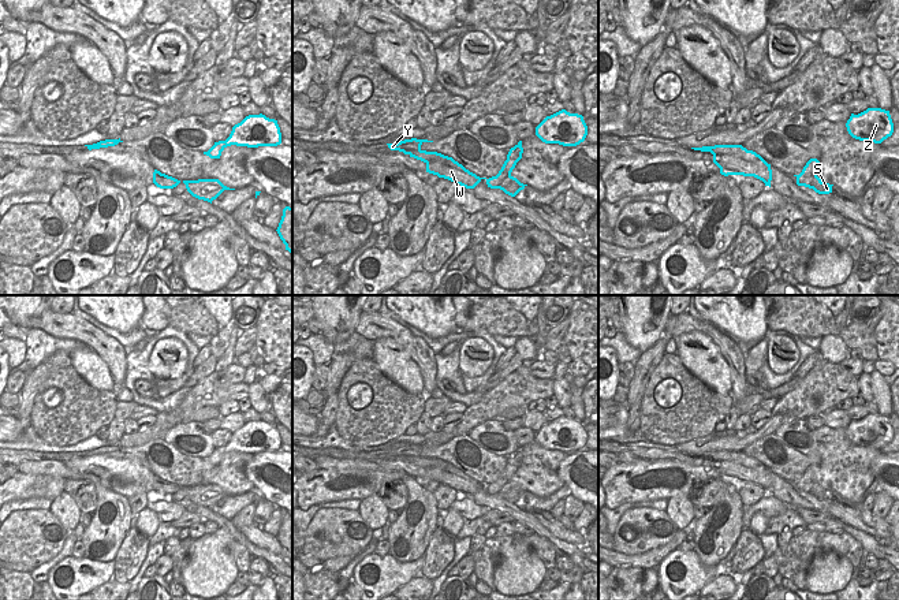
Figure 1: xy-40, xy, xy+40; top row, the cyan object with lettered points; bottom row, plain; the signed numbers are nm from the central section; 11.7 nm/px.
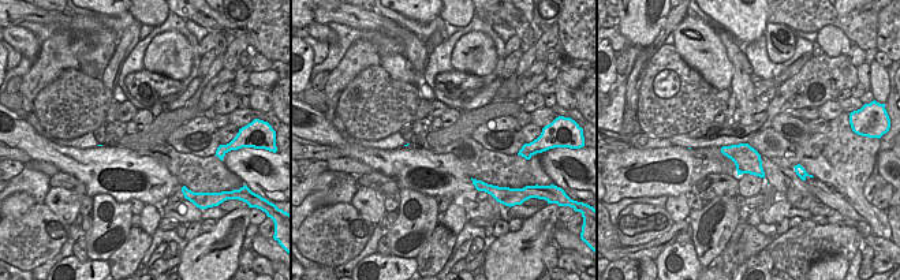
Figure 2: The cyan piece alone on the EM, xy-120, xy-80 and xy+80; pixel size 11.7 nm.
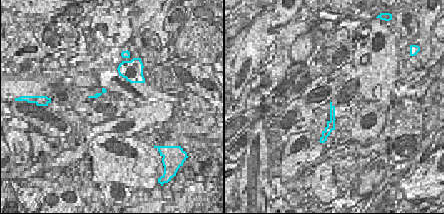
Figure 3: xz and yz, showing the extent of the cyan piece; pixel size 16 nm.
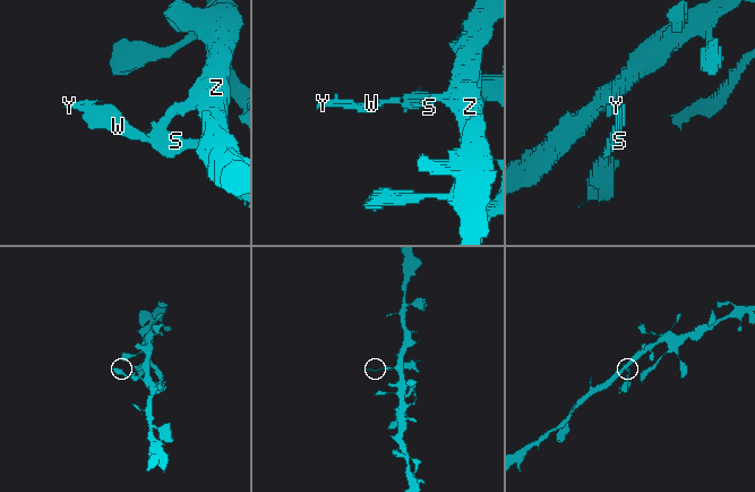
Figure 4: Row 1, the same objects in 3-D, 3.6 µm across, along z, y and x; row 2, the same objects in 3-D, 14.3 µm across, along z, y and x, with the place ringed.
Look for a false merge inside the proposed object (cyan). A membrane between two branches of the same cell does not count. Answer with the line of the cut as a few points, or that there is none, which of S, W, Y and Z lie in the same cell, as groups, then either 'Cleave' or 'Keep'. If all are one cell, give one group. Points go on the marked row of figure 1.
Split along xy (507, 156), (518, 160). Groups: S W Y / Z. Cleave

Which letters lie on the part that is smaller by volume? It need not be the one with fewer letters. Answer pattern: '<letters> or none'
S, W, Y

